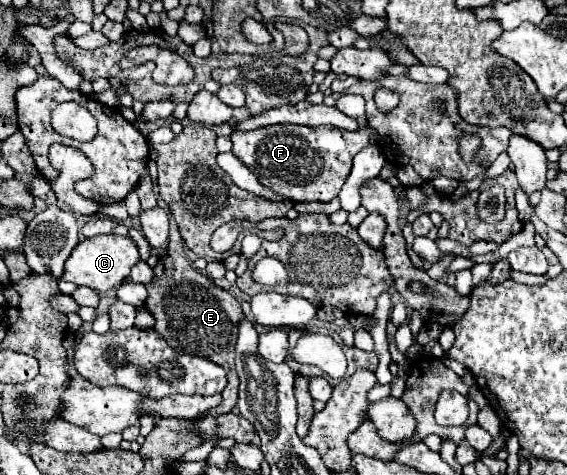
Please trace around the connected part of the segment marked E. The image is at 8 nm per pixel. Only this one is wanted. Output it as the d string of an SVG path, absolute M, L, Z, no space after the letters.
M181 253L165 255L163 259L159 259L155 275L157 275L155 281L147 283L149 295L145 301L145 307L155 317L155 331L161 333L173 349L205 357L225 367L229 383L223 391L223 401L205 415L217 417L223 413L231 413L233 407L237 405L237 389L239 389L239 377L235 371L235 343L239 325L243 321L239 301L233 295L229 295L223 287L217 287L209 277L193 269L191 263Z

